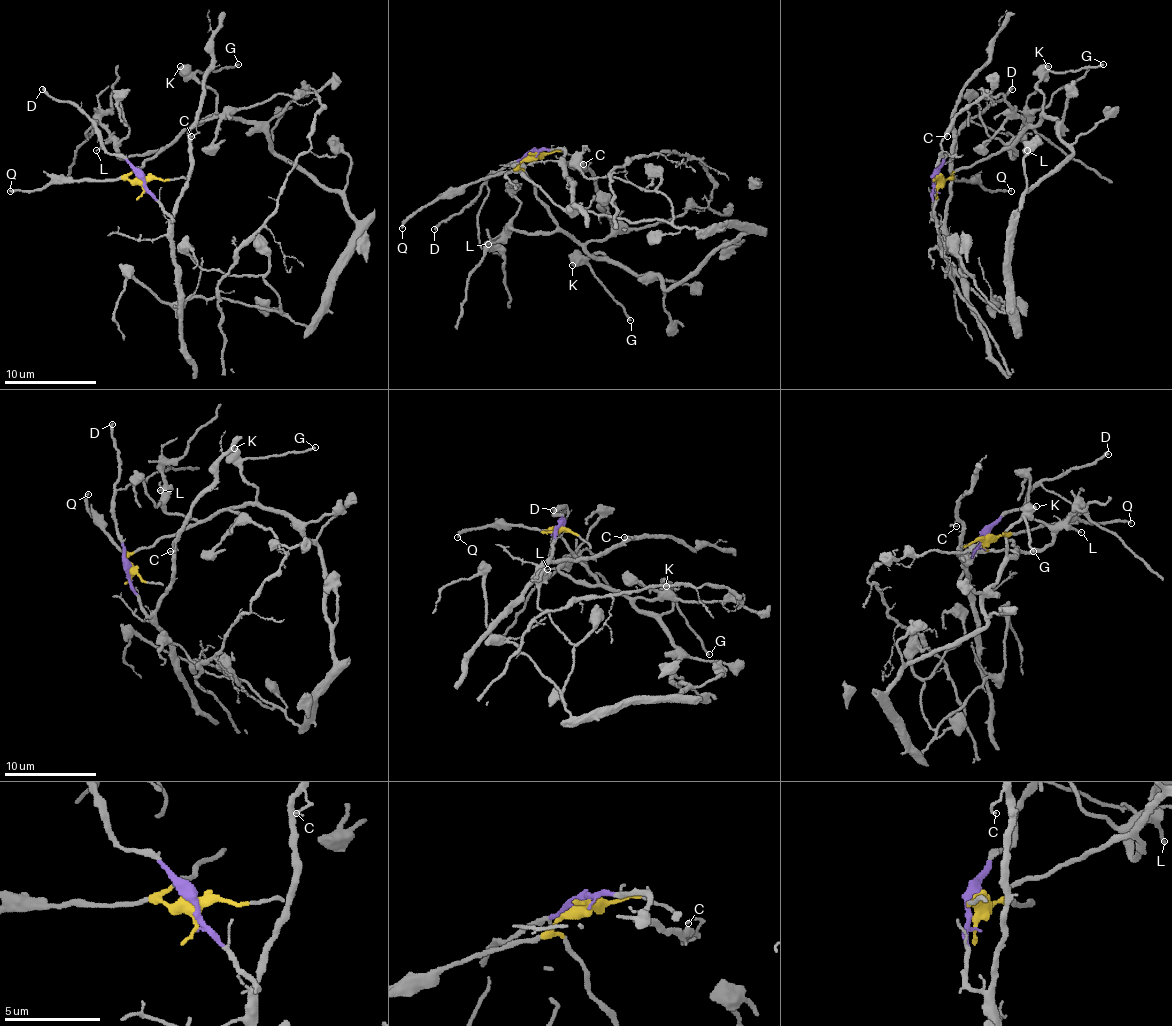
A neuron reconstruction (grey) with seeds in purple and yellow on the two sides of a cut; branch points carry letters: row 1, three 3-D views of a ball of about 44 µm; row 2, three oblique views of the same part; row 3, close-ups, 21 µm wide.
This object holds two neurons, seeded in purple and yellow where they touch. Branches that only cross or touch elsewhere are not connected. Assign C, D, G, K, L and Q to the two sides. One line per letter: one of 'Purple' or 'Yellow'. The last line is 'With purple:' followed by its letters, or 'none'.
C: Purple
D: Purple
G: Yellow
K: Yellow
L: Yellow
Q: Yellow
With purple: C, D

